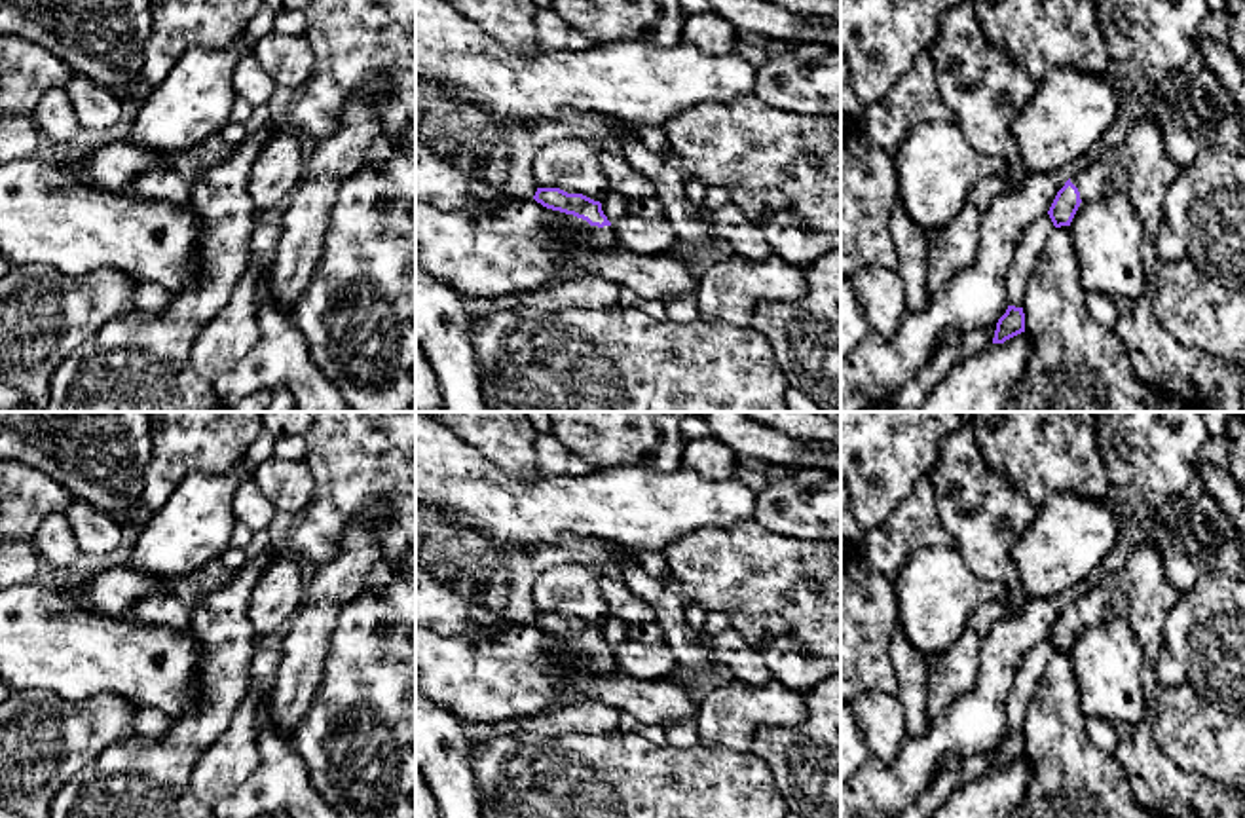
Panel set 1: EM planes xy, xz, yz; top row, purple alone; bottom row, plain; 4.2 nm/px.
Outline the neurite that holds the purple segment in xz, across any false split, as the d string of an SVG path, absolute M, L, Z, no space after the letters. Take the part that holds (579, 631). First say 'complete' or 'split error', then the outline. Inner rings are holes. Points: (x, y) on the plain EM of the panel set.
split error; M537 613L533 624L547 634L586 645L588 649L581 655L581 659L588 666L609 668L617 664L600 626L583 619L567 619L560 613Z

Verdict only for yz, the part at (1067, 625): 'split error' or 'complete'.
split error

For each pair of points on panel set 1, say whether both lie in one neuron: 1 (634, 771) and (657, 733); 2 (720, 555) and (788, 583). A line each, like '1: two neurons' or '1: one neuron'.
1: two neurons
2: one neuron

